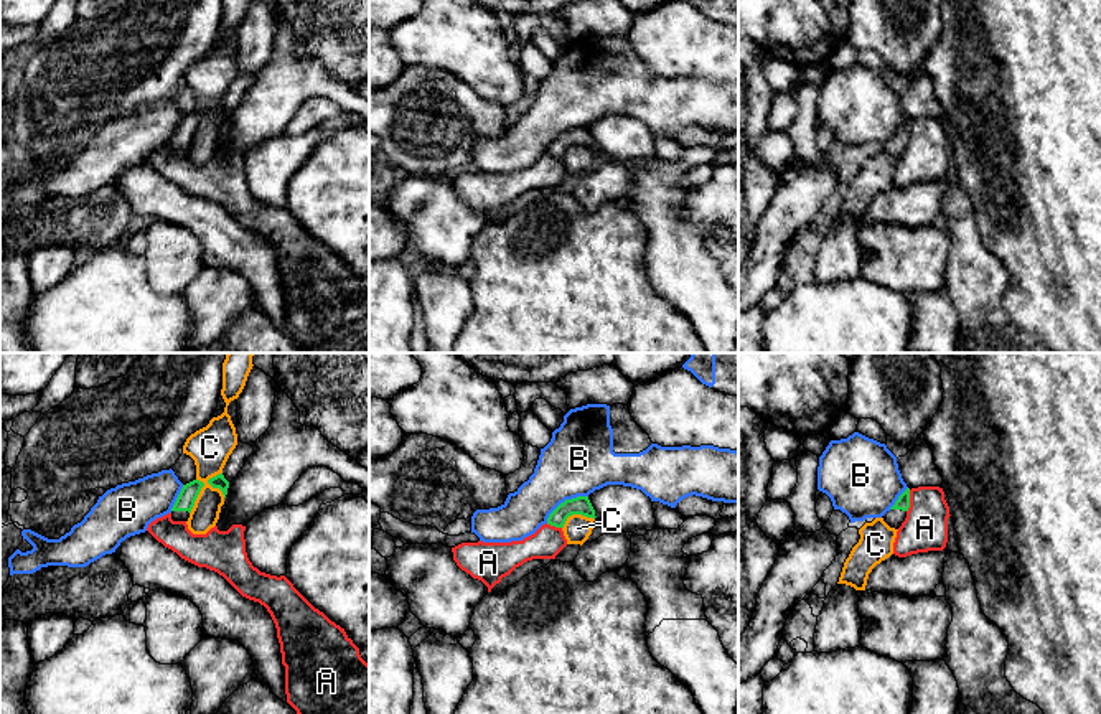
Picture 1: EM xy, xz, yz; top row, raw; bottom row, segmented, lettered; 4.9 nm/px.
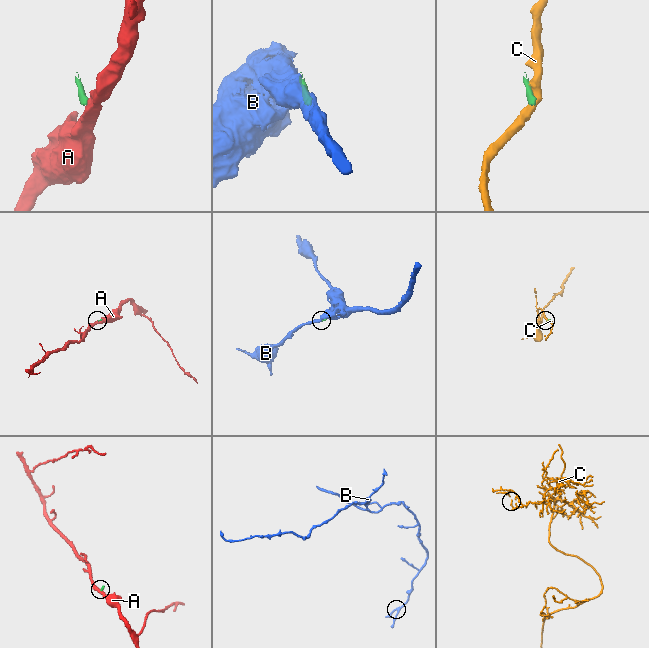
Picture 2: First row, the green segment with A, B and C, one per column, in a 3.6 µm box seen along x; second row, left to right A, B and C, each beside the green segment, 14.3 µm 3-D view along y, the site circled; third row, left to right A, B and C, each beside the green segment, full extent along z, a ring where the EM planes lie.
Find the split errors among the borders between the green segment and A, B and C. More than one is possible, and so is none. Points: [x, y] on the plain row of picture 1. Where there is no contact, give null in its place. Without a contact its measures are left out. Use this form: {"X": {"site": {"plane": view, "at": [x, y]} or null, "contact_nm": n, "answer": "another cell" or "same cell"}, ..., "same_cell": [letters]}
{"A": {"site": {"plane": "yz", "at": [908, 132]}, "contact_nm": 110, "answer": "another cell"}, "B": {"site": {"plane": "xz", "at": [566, 131]}, "contact_nm": 240, "answer": "another cell"}, "C": {"site": {"plane": "xy", "at": [200, 121]}, "contact_nm": 260, "answer": "another cell"}, "same_cell": []}

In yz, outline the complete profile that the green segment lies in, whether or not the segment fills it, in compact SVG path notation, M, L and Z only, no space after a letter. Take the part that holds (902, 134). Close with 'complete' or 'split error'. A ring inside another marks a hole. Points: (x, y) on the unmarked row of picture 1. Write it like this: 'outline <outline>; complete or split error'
outline M907 119L898 127L895 135L882 148L890 158L898 160L907 148L908 139L910 139L910 119Z; split error

